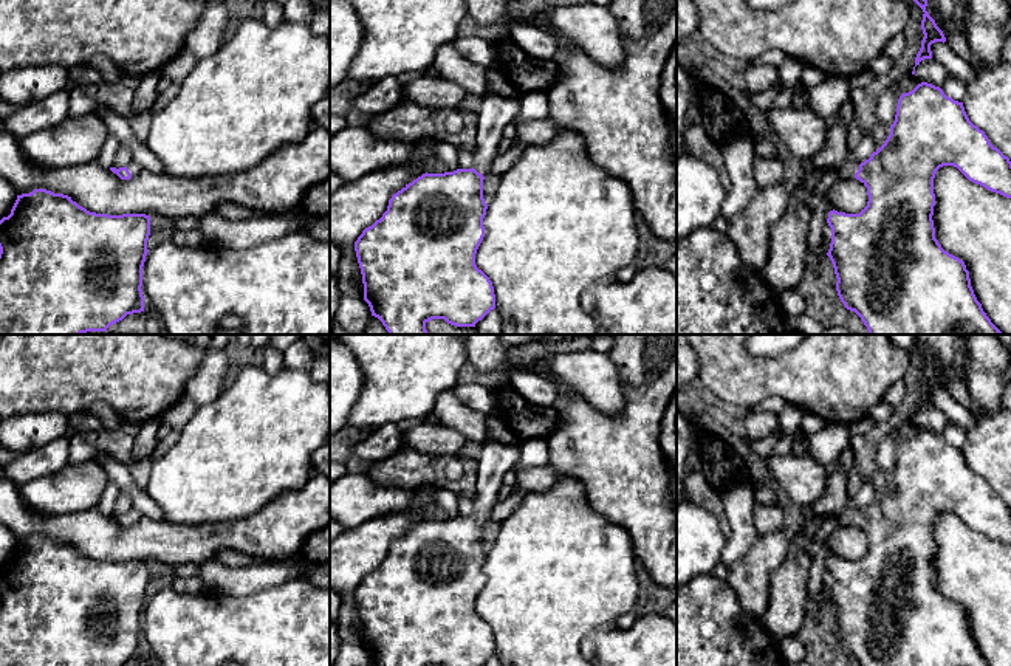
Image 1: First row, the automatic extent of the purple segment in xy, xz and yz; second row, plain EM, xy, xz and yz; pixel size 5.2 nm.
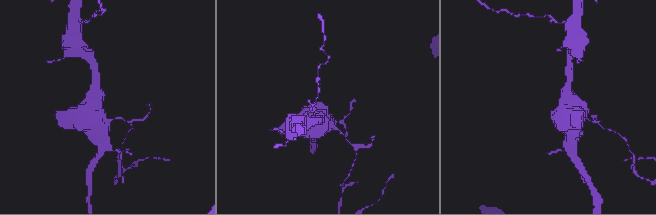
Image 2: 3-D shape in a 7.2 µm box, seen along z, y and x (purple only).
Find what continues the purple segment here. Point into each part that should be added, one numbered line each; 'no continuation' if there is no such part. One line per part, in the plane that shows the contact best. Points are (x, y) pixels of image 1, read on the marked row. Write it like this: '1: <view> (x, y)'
1: yz (846, 169)

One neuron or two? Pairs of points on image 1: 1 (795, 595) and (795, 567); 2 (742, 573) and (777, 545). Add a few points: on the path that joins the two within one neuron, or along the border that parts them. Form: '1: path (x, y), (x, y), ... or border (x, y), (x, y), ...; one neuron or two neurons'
1: path (795, 589), (795, 573); one neuron
2: path (751, 570), (768, 553); one neuron

